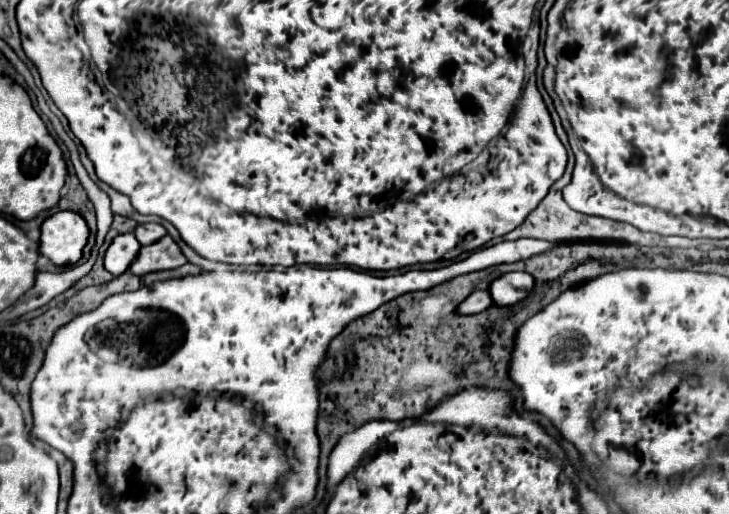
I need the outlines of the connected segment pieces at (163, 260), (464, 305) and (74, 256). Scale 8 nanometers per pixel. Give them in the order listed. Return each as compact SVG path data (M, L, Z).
M167 234L161 240L157 240L151 246L141 246L139 256L131 262L131 272L137 276L143 276L147 272L155 270L171 270L177 266L183 266L187 260L181 254L179 246L173 242L173 238Z
M477 290L477 292L473 292L471 296L467 296L461 304L459 304L459 308L457 308L457 312L459 314L477 314L477 312L483 312L485 308L489 308L493 304L493 300L491 300L491 296L489 296L489 292L487 290Z
M57 212L41 224L39 254L55 266L71 266L81 258L89 228L77 212Z

